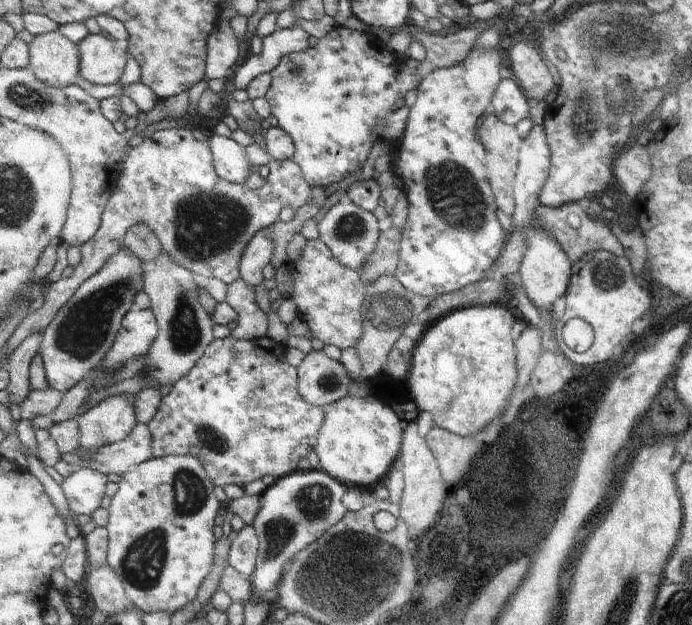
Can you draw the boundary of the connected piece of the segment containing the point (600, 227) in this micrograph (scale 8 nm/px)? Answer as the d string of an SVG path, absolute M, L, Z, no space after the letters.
M567 202L557 208L543 205L537 210L537 214L541 214L541 226L547 226L557 236L557 242L561 242L565 254L568 254L572 262L579 260L583 254L595 250L605 250L617 257L624 256L619 237L611 233L607 223L588 216L584 211L584 205L579 202Z

